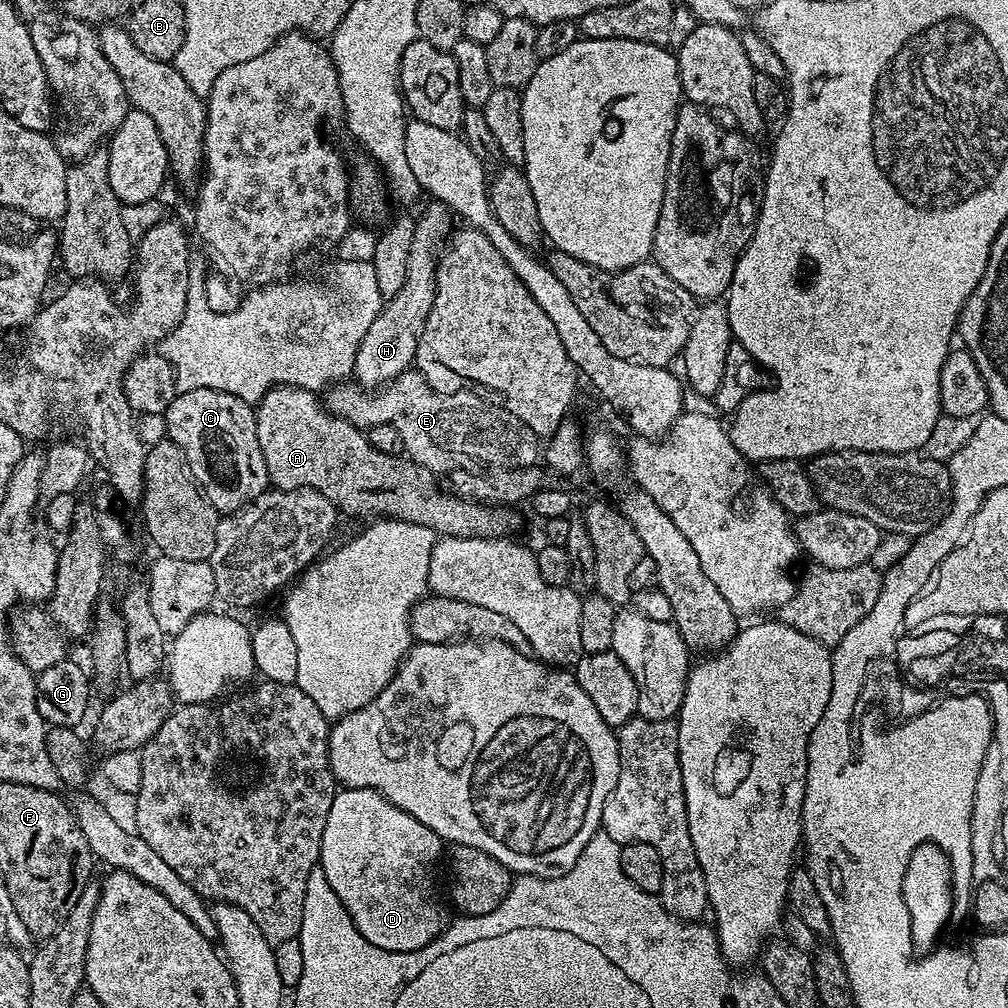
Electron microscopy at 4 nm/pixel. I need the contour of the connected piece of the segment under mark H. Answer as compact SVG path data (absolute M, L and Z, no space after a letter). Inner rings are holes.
M428 202L421 216L415 217L414 238L410 242L410 258L406 261L406 283L398 294L394 294L380 309L378 318L370 322L366 338L358 346L354 362L354 380L365 390L379 390L403 372L413 367L418 338L426 324L430 306L436 293L436 265L438 247L436 243L447 241L454 231L454 213L446 205Z

